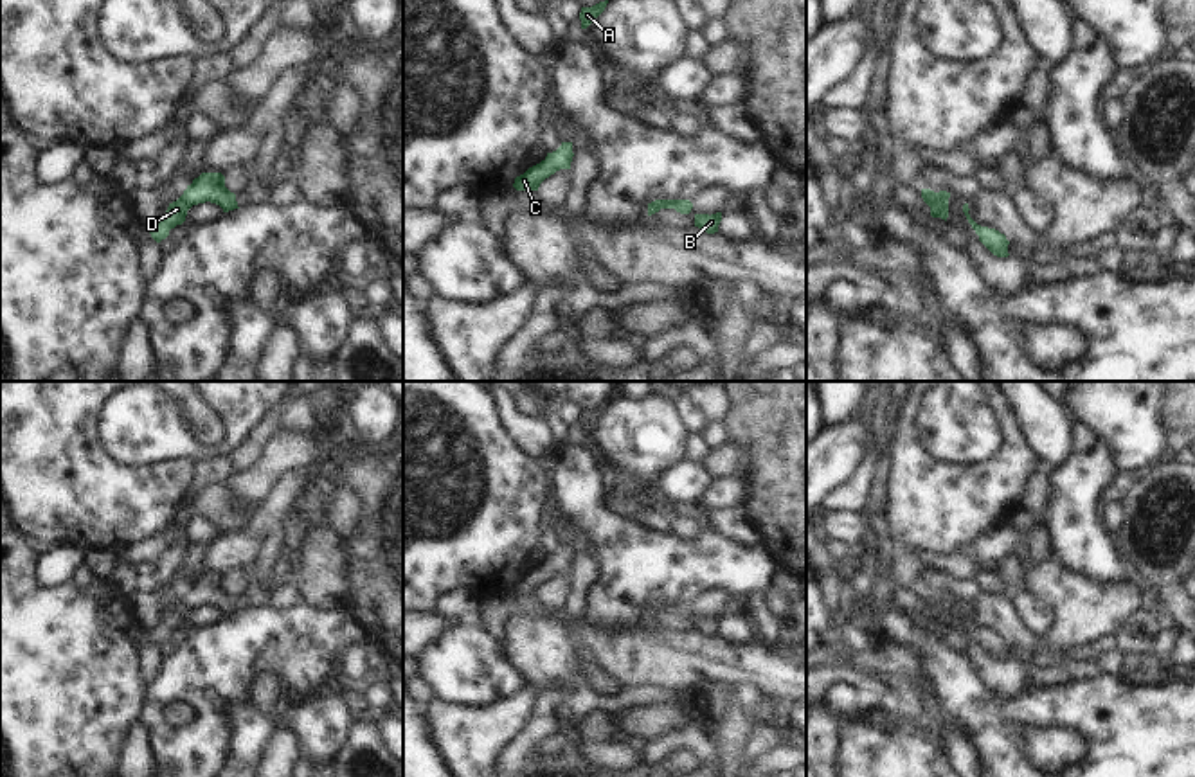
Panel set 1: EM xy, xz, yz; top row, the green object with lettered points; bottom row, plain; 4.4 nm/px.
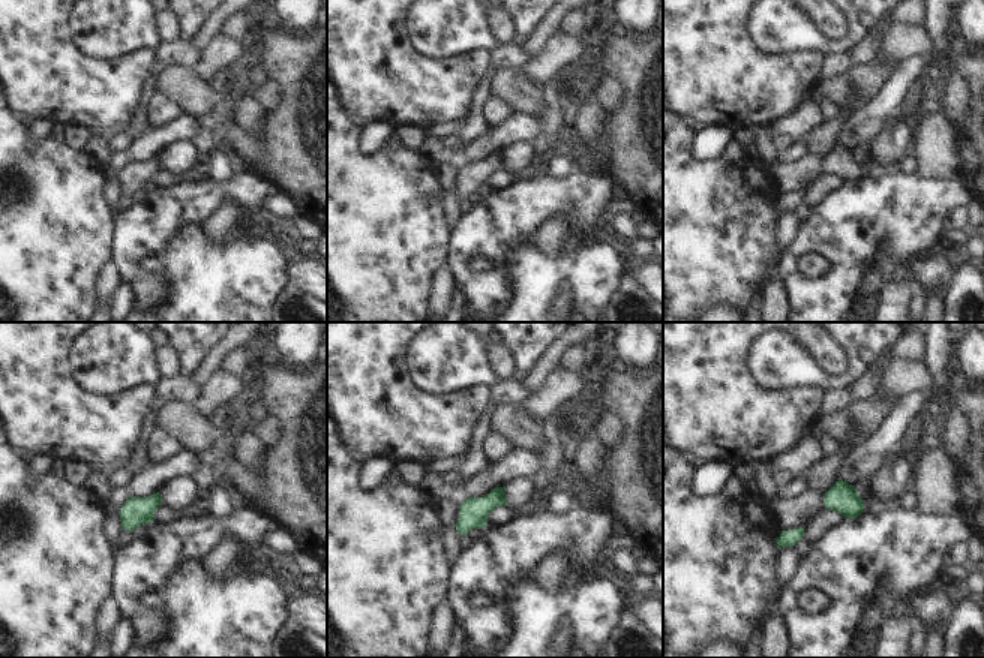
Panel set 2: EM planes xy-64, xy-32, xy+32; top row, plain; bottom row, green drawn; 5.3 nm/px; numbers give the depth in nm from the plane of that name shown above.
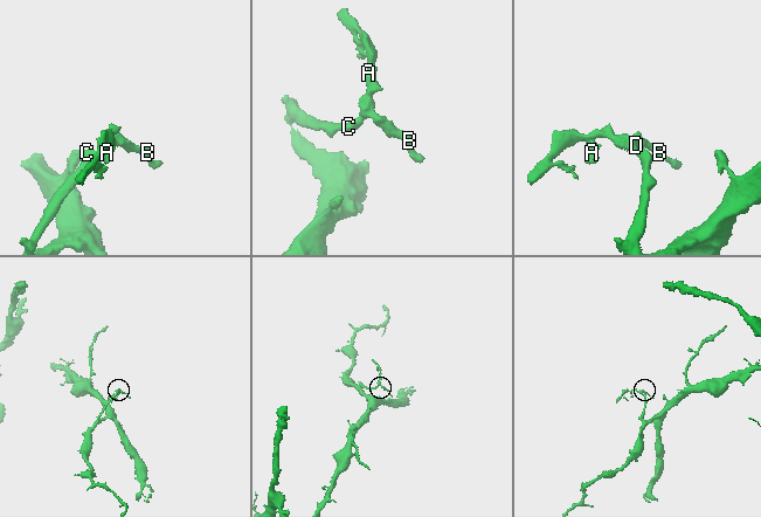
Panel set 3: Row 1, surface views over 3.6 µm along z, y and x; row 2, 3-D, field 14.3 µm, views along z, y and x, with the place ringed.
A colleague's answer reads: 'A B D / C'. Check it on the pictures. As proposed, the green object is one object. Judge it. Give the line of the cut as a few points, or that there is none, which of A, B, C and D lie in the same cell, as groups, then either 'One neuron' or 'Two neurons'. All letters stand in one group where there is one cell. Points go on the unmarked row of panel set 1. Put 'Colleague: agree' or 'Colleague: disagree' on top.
Colleague: disagree
No split. Groups: A B C D. One neuron

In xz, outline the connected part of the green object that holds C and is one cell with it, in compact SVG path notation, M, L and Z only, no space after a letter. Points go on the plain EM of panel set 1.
M562 545L562 549L556 554L547 556L540 567L517 579L513 590L517 594L538 594L545 581L560 572L571 572L572 559L572 545Z

